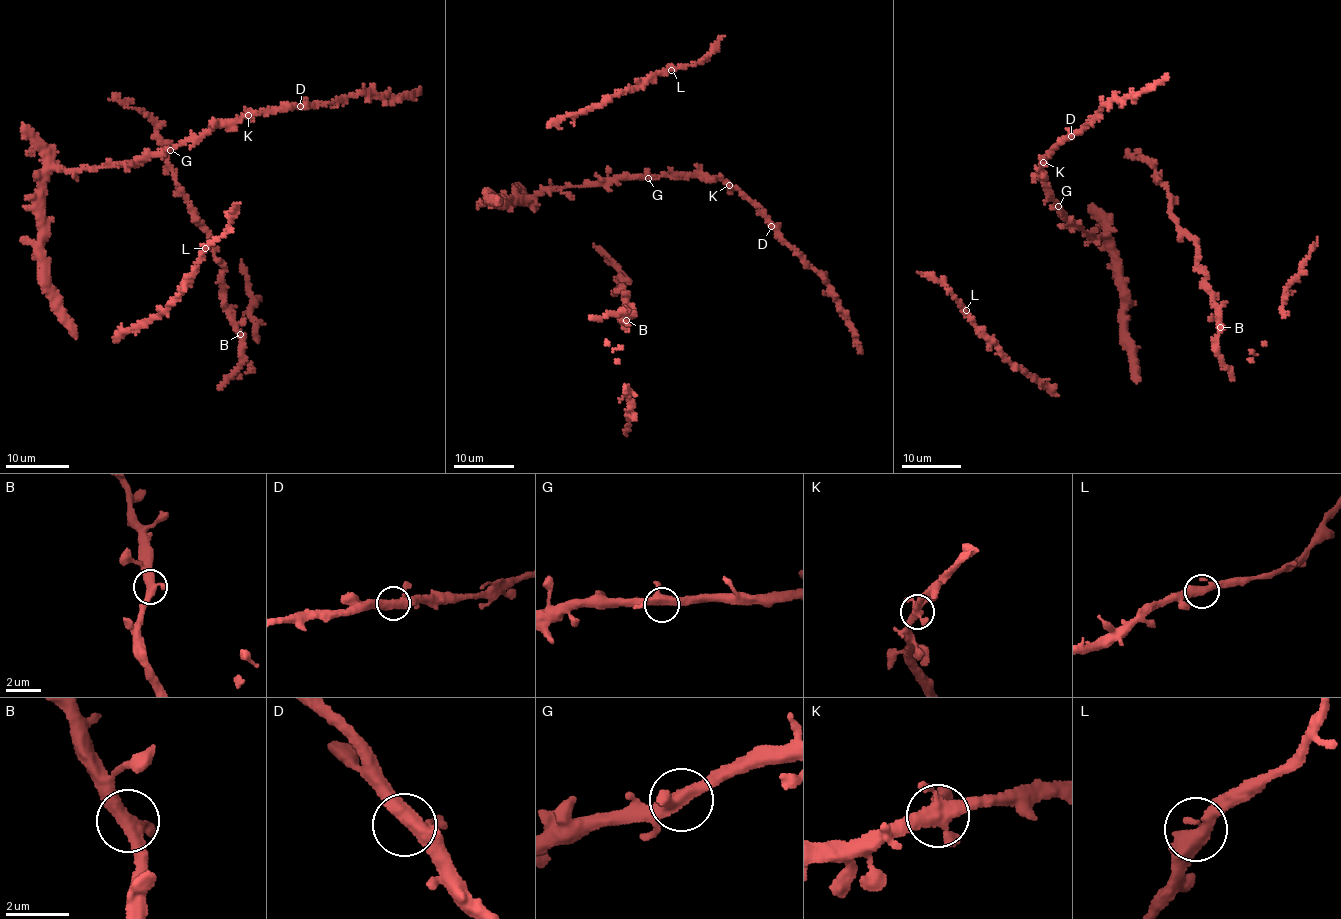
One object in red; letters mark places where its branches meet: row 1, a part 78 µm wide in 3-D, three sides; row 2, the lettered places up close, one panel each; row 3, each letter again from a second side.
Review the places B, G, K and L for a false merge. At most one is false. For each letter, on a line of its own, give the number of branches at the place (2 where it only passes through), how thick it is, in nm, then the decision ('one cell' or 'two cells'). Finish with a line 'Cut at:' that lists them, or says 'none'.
B: branches 3; calibre 380 nm; one cell
G: branches 4; calibre 360 nm; one cell
K: branches 4; calibre 360 nm; one cell
L: branches 3; calibre 400 nm; one cell
Cut at: none

